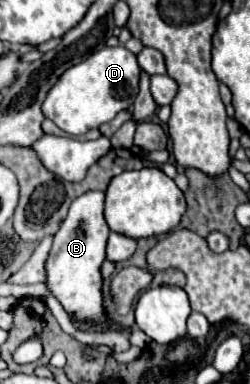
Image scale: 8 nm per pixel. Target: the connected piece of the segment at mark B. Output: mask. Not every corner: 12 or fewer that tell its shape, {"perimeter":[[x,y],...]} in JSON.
{"perimeter":[[103,191],[77,197],[47,259],[67,313],[107,321]]}

